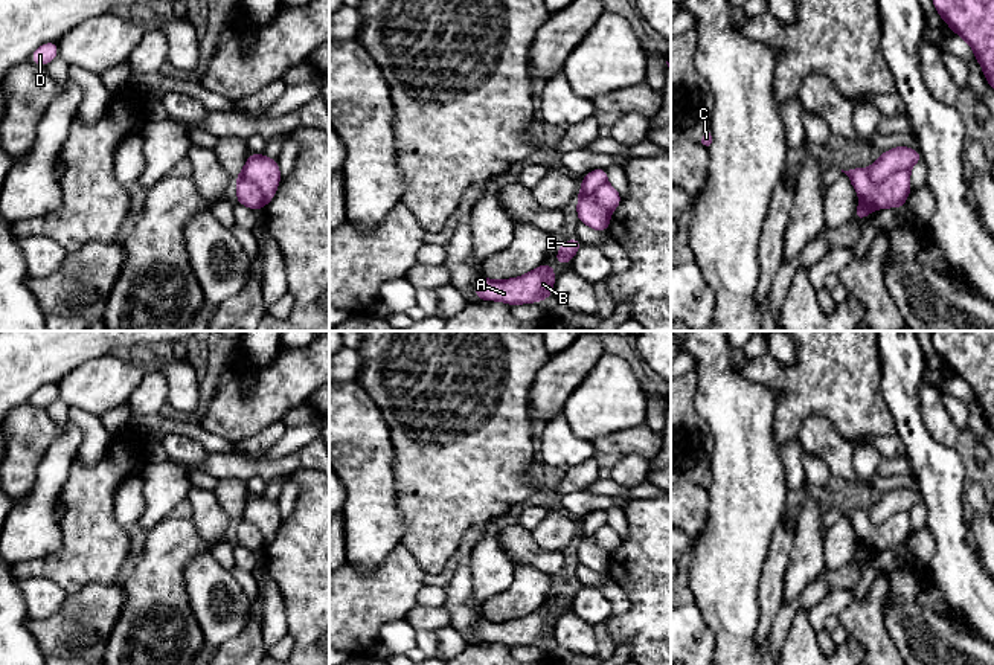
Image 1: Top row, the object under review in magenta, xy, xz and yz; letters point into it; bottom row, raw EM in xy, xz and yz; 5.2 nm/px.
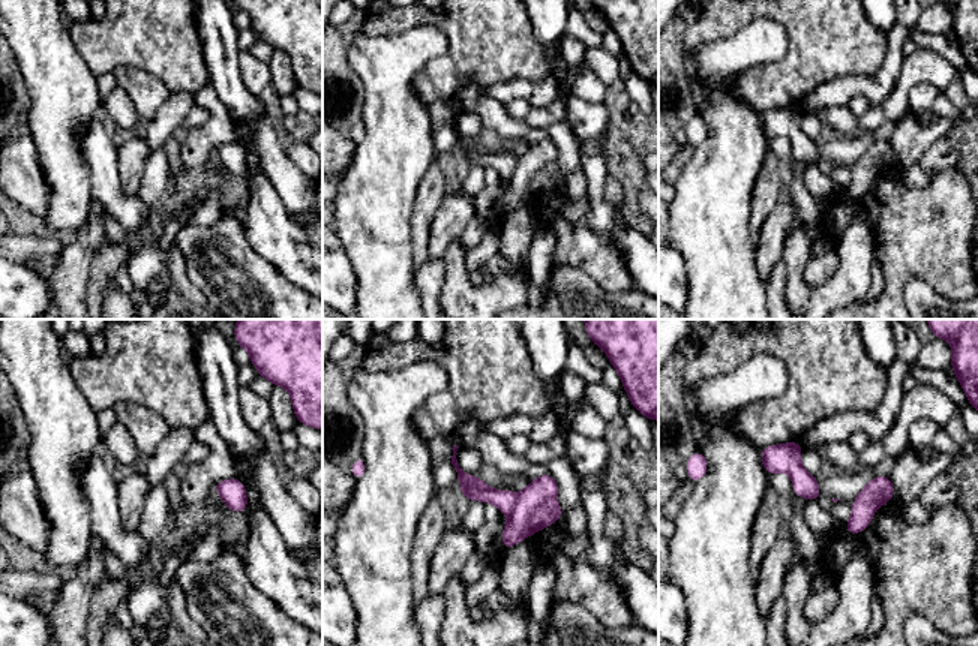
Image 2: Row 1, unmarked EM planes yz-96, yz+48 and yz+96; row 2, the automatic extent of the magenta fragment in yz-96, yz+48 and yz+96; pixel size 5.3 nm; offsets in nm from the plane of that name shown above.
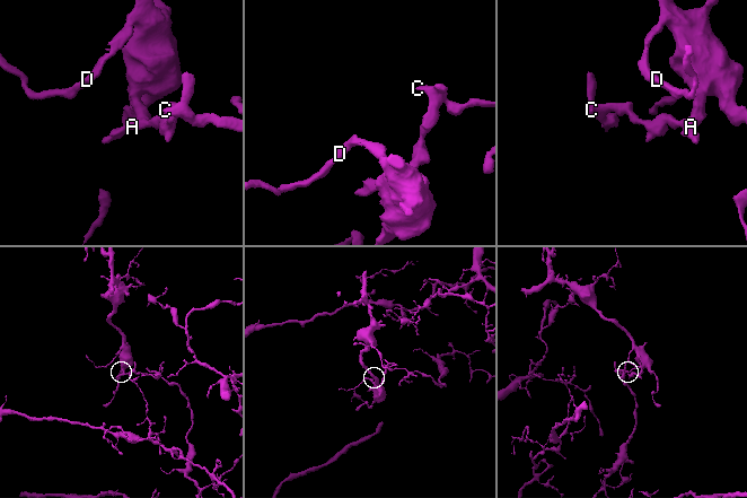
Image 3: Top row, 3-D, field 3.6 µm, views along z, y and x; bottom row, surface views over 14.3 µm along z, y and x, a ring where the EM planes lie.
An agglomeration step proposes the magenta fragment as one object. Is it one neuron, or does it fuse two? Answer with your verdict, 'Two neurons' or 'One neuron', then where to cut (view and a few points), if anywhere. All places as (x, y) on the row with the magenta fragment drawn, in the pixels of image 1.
Two neurons. Split along yz (909, 168), (894, 171), (878, 182), (874, 182), (868, 174)

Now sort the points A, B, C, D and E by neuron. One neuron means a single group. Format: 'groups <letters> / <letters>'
groups A B D E / C

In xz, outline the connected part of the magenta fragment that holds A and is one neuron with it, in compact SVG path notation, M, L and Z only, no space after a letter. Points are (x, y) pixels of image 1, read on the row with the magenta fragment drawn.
M538 265L520 278L491 281L477 276L474 293L480 300L499 300L509 305L541 302L553 294L555 271L552 265Z

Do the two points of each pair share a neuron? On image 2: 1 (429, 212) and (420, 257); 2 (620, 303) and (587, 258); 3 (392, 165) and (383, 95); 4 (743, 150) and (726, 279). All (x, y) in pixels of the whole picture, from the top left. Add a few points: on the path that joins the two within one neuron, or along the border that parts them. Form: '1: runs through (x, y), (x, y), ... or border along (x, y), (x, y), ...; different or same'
1: runs through (422, 222), (420, 246); same
2: border along (582, 270), (609, 291), (636, 290); different
3: runs through (392, 147), (392, 113); same
4: runs through (726, 182), (726, 248); same

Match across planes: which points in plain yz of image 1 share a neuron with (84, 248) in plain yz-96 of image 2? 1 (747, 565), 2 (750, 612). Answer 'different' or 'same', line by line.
1: different
2: different

